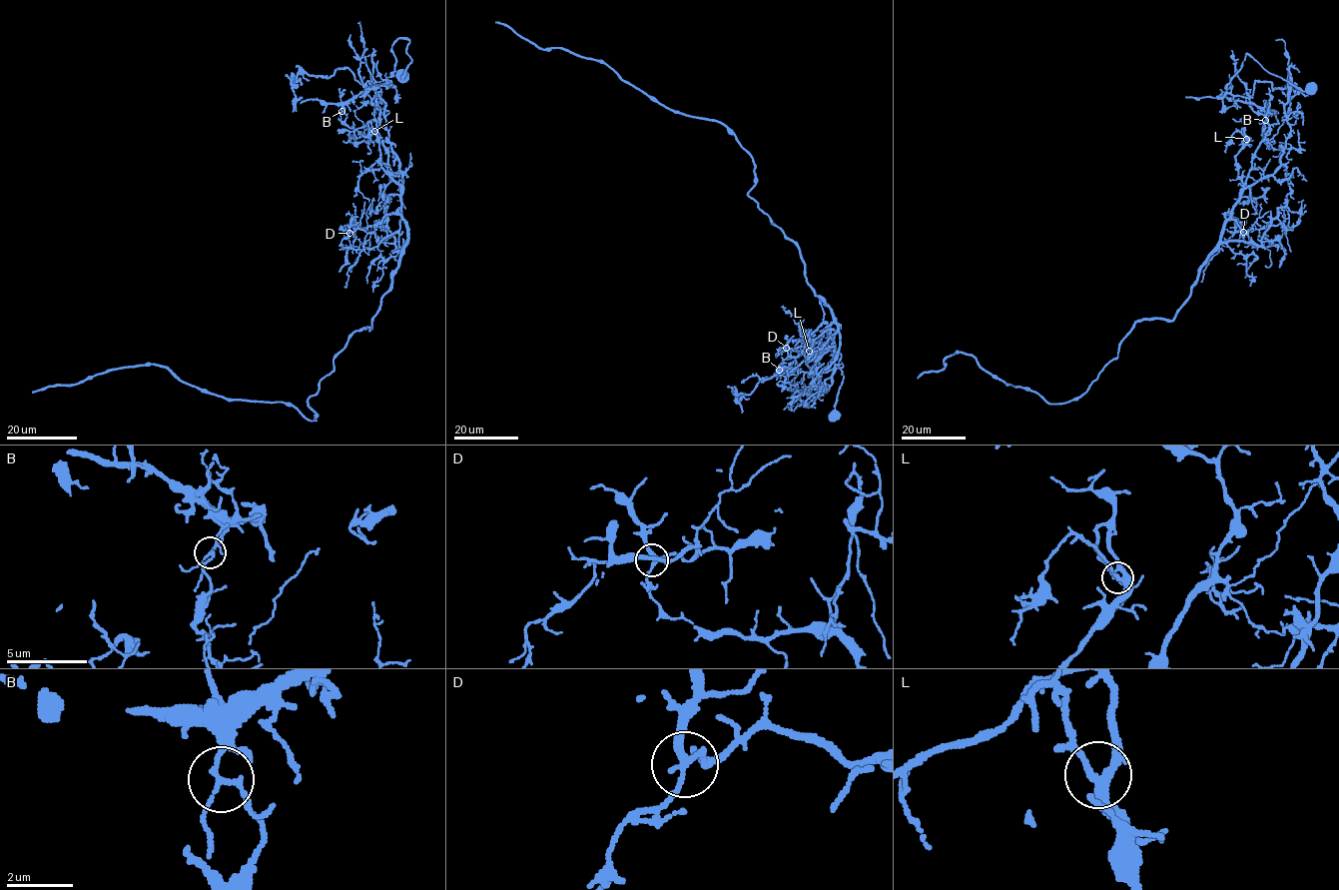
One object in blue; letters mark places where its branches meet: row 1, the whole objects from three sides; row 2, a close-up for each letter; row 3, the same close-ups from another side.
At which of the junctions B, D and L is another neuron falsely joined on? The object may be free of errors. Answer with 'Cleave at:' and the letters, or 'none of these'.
Cleave at: B

